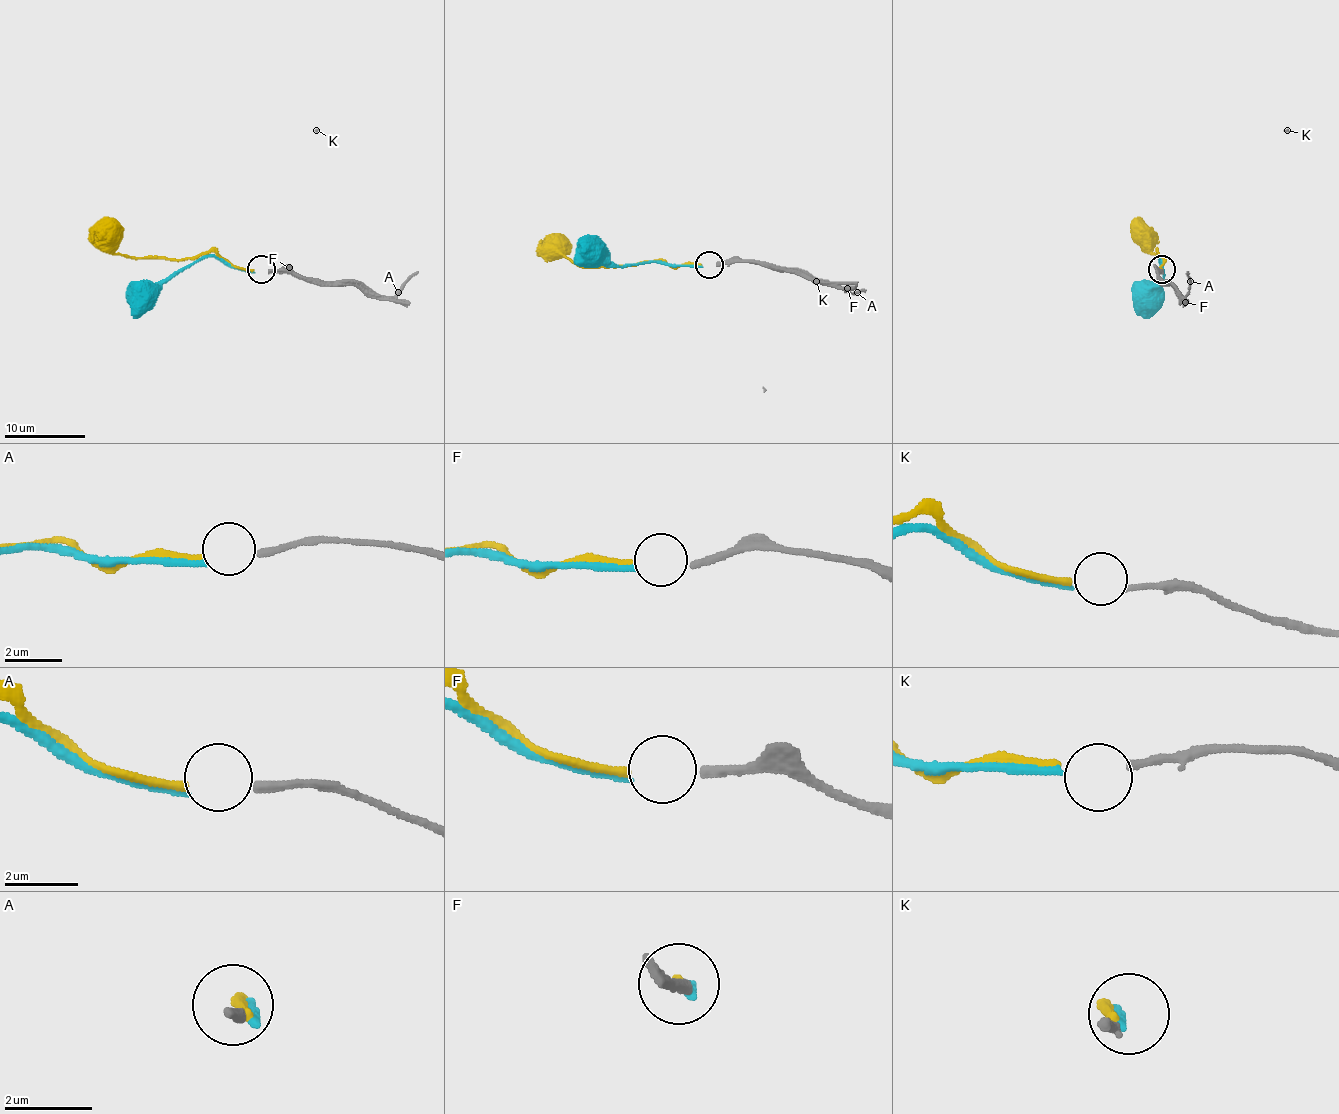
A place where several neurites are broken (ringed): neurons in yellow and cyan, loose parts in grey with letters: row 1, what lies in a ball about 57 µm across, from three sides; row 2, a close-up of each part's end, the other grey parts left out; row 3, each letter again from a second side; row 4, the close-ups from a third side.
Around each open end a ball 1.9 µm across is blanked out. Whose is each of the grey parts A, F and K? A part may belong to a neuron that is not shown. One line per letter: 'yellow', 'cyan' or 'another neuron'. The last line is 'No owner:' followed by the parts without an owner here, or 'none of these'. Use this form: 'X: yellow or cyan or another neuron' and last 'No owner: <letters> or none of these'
A: yellow
F: another neuron
K: cyan
No owner: F

